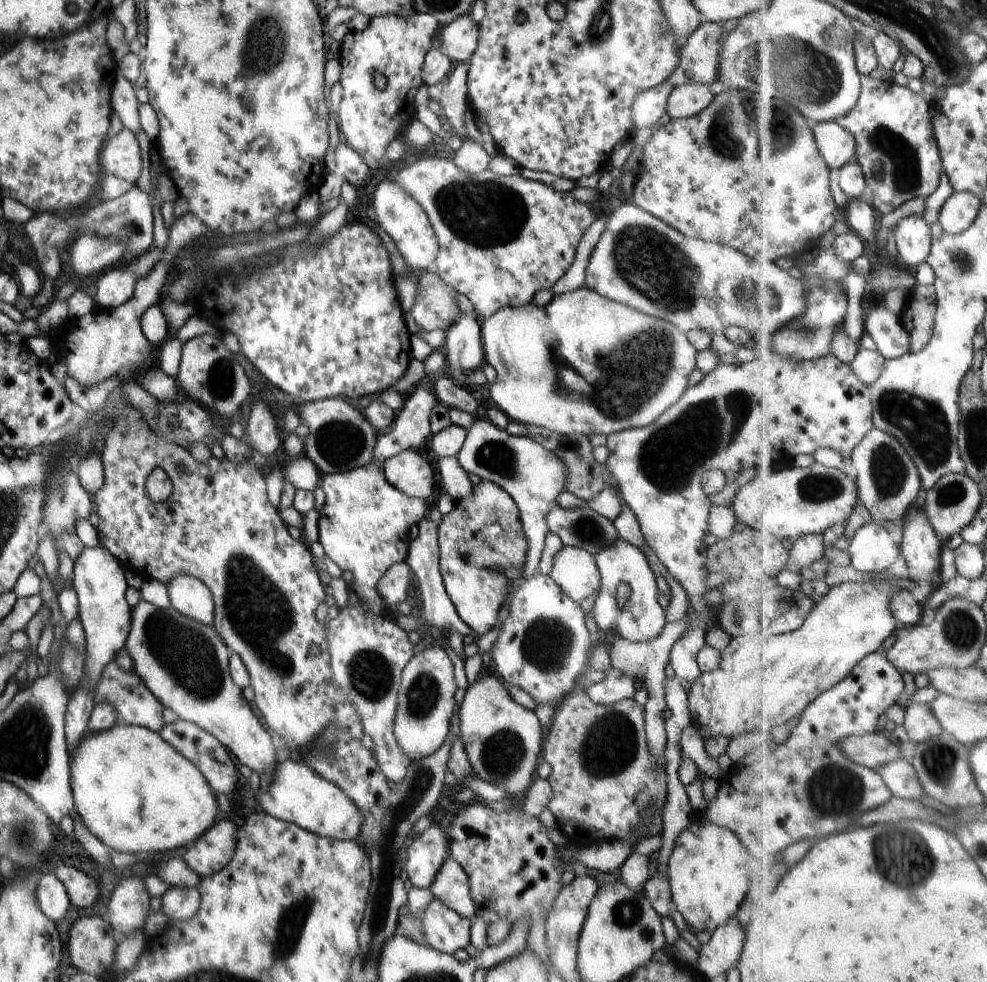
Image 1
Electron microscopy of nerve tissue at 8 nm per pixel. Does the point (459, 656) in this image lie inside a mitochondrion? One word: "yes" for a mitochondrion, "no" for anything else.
no

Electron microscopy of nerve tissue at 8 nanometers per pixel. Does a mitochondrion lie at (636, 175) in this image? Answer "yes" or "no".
no

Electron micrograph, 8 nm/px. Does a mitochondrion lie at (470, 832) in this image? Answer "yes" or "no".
no

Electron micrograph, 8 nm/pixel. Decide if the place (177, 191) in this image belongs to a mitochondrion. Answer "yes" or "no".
no

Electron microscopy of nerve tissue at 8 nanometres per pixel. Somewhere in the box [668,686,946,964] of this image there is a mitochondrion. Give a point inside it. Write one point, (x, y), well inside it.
(905, 856)

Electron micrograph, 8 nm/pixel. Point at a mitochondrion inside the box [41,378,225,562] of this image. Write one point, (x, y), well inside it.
(56, 490)

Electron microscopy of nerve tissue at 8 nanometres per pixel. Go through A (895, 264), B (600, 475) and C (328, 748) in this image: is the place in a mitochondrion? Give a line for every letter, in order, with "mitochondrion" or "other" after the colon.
A: other
B: other
C: mitochondrion

